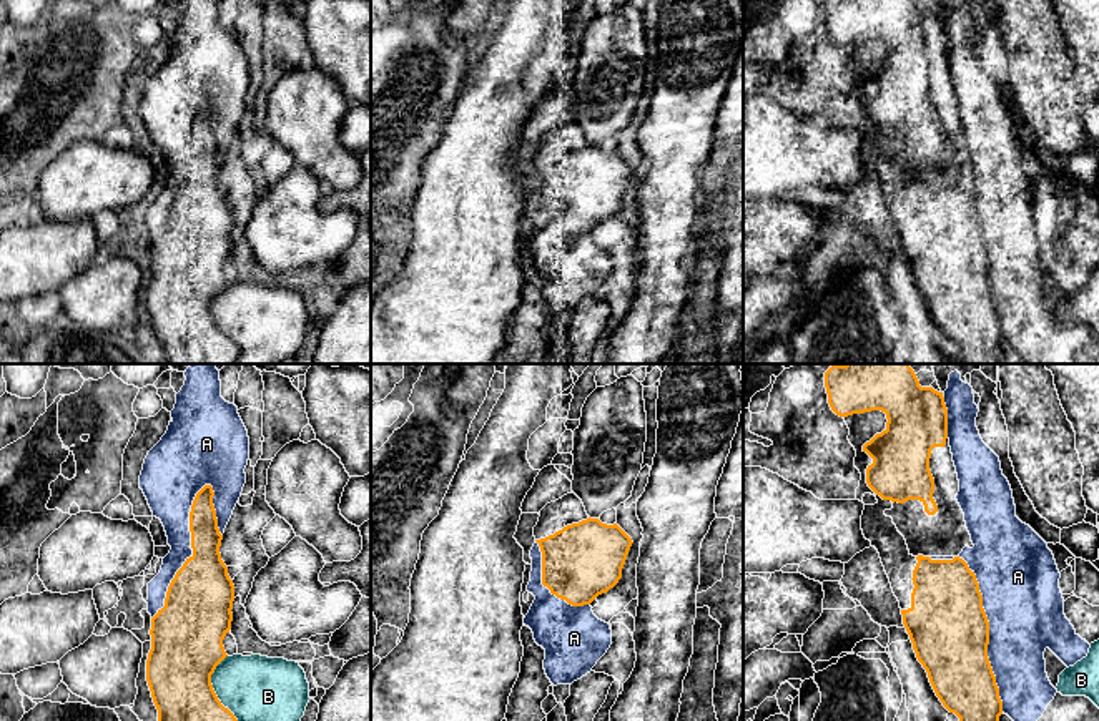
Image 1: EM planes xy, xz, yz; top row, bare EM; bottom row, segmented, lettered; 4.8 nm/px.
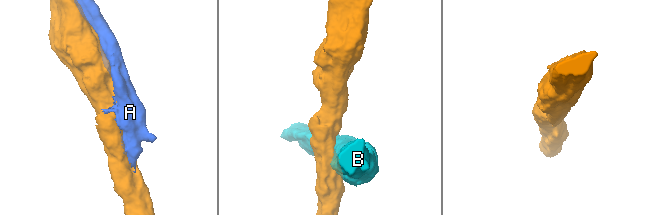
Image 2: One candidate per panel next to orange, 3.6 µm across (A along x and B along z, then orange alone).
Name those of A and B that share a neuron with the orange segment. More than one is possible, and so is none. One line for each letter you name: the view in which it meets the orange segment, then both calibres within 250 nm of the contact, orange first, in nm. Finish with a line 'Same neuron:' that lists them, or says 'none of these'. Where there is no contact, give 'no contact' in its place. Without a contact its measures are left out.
Same neuron: none of these

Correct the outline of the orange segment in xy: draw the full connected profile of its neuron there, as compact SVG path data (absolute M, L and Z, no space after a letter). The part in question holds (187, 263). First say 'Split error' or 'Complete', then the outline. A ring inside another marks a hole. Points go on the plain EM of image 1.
Complete. M205 113L195 125L190 140L193 183L171 208L165 234L151 246L151 277L146 287L146 309L158 337L158 352L165 364L236 364L239 351L221 332L211 302L228 284L223 274L231 258L234 213L221 188L223 163L213 133L213 115Z

